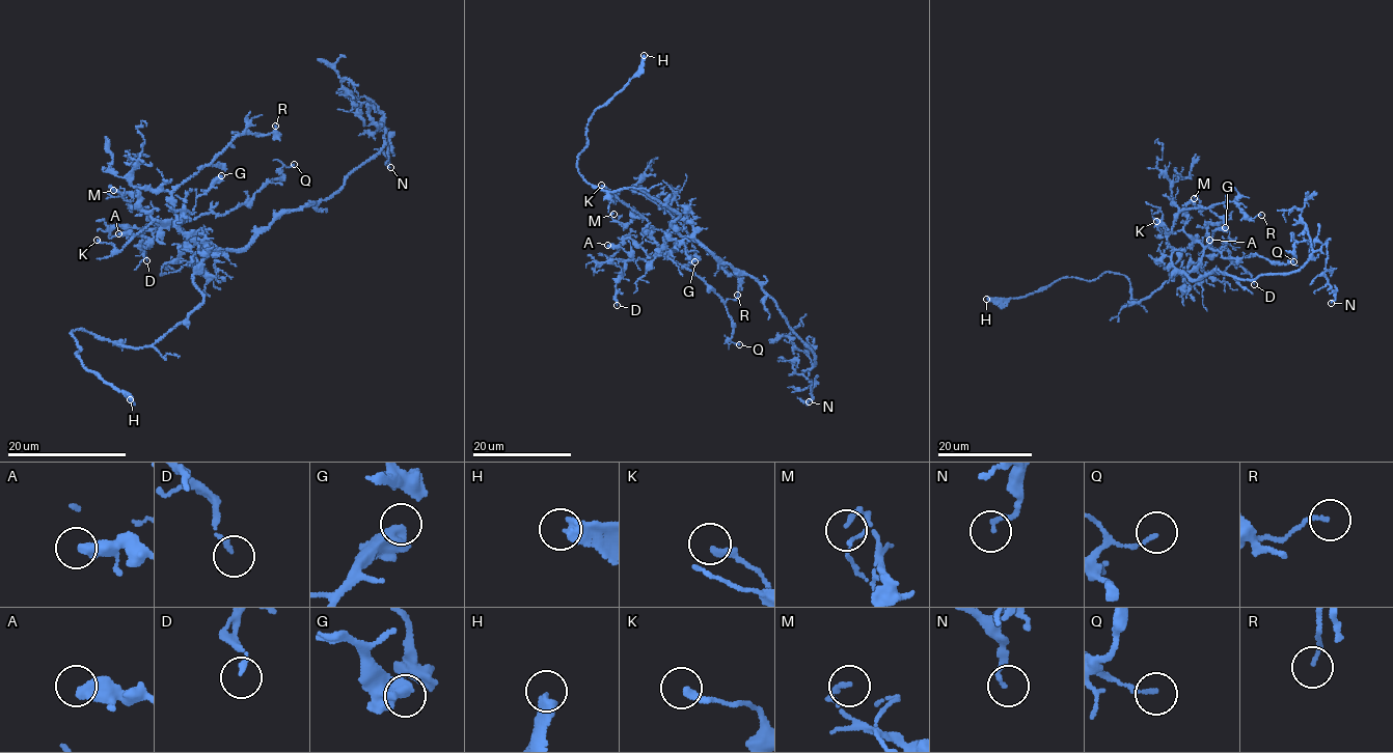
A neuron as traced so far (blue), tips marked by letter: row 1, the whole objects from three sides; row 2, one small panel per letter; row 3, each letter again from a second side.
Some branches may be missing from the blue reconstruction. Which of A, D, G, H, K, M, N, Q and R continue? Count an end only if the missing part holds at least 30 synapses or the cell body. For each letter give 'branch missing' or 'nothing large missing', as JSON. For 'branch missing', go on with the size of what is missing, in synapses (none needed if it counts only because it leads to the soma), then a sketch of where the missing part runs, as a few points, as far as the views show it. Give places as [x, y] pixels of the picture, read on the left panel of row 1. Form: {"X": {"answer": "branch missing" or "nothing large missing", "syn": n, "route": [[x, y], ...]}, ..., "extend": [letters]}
{"A": {"answer": "nothing large missing"}, "D": {"answer": "nothing large missing"}, "G": {"answer": "nothing large missing"}, "H": {"answer": "branch missing"}, "K": {"answer": "nothing large missing"}, "M": {"answer": "nothing large missing"}, "N": {"answer": "nothing large missing"}, "Q": {"answer": "nothing large missing"}, "R": {"answer": "nothing large missing"}, "extend": ["H"]}

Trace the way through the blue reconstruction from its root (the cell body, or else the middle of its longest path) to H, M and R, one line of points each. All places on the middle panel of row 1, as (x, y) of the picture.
H: (678, 231), (671, 223), (679, 213), (635, 188), (594, 189), (577, 167), (588, 119), (633, 76), (644, 55)
M: (678, 231), (682, 241), (664, 248), (635, 211), (626, 224), (613, 221), (613, 214)
R: (678, 231), (687, 236), (693, 227), (664, 206), (692, 239), (716, 255), (726, 272), (737, 277), (737, 295)

